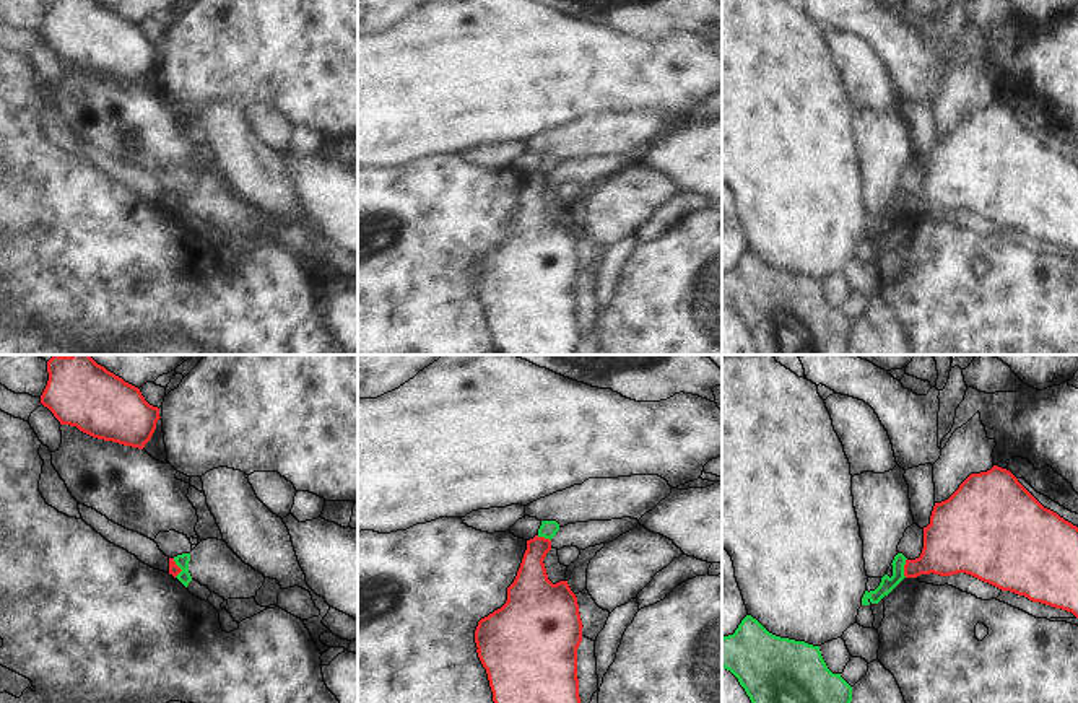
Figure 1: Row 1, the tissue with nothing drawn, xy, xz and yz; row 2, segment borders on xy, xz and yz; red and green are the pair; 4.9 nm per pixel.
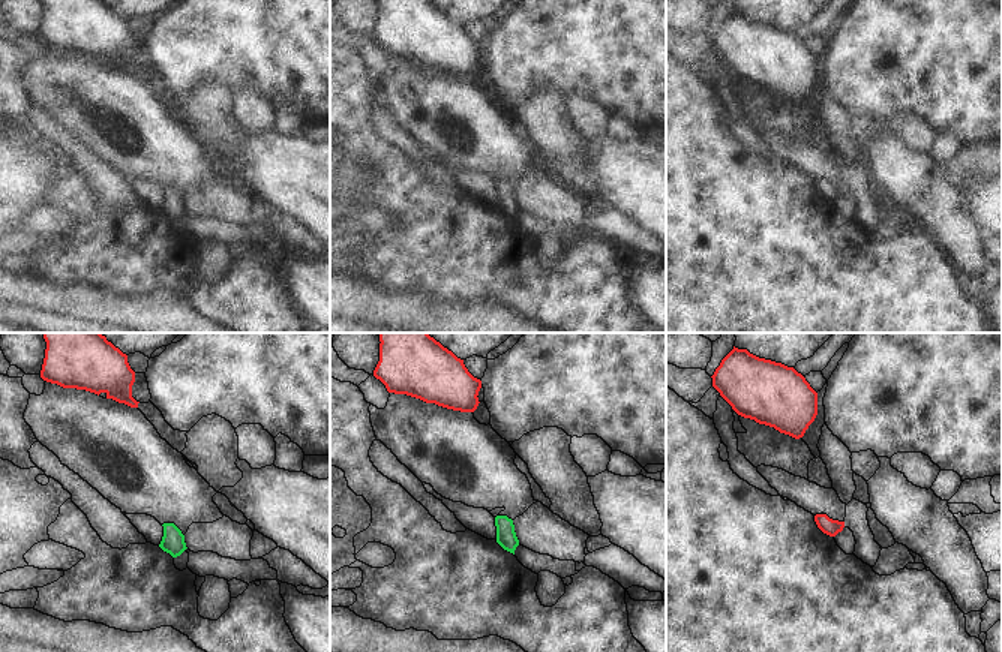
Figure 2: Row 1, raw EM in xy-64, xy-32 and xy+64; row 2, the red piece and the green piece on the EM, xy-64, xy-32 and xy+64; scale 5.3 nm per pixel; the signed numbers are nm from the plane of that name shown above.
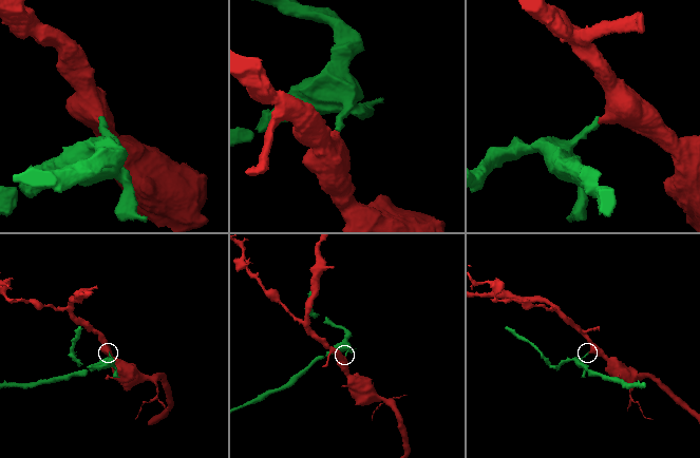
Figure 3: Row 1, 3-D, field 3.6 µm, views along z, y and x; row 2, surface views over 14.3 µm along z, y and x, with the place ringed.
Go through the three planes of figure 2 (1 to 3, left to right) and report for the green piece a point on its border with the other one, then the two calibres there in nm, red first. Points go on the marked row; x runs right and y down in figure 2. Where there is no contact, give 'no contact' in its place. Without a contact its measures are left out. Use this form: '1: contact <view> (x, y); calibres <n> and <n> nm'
1: no contact
2: no contact
3: no contact

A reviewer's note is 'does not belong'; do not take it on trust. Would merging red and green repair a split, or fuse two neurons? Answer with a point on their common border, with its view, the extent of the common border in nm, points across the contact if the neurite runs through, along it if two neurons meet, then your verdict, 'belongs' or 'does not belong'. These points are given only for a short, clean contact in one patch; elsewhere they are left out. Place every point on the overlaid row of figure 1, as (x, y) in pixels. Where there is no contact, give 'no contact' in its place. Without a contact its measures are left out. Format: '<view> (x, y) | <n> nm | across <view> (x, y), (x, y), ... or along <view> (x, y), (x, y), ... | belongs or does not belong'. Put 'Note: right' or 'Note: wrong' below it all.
yz (904, 568) | 100 nm | along yz (906, 558), (904, 576) | does not belong
Note: right

